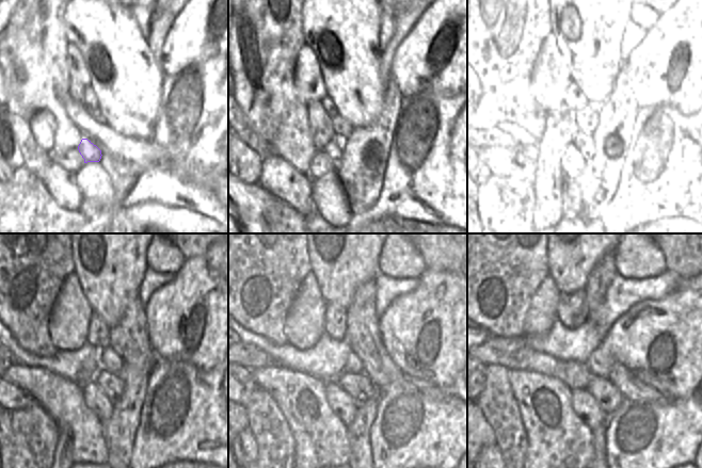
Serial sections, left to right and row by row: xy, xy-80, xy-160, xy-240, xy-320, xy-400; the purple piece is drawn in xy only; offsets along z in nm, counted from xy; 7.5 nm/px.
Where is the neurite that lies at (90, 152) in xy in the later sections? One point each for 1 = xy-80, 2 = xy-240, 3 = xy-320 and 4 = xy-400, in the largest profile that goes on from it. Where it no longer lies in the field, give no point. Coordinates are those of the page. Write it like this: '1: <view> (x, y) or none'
1: xy-80 (334, 152)
2: xy-240 (112, 386)
3: xy-320 (359, 387)
4: xy-400 (608, 397)

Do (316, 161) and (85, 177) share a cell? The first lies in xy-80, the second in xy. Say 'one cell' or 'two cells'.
two cells

